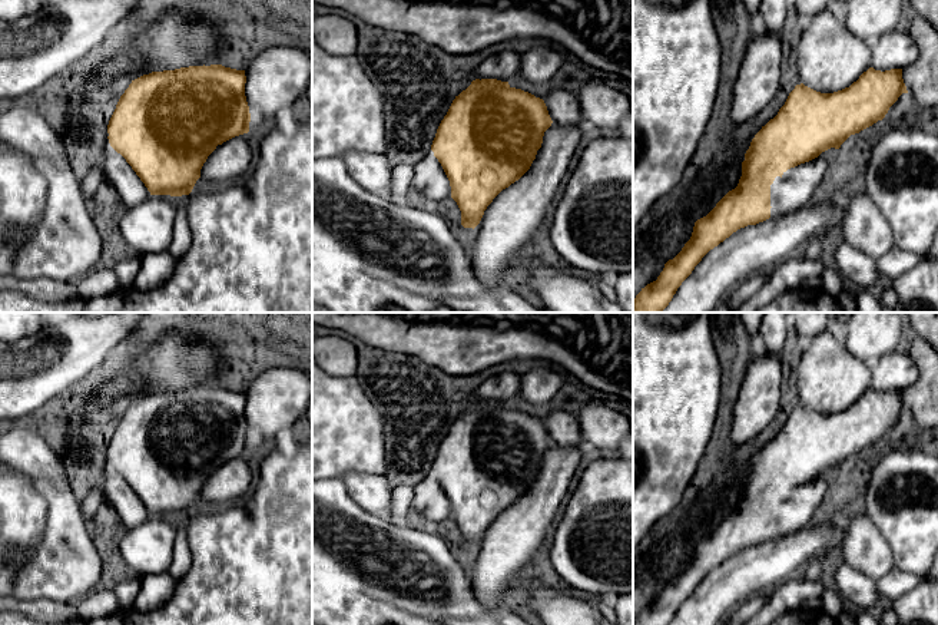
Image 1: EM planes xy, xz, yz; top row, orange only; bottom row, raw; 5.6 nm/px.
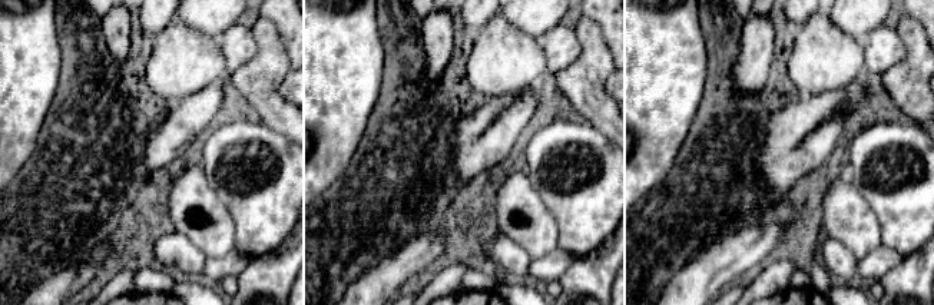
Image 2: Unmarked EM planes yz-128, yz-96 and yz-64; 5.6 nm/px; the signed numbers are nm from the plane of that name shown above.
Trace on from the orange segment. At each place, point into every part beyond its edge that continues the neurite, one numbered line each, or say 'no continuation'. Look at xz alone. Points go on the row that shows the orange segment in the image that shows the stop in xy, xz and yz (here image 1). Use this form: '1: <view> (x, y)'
1: xz (430, 179)

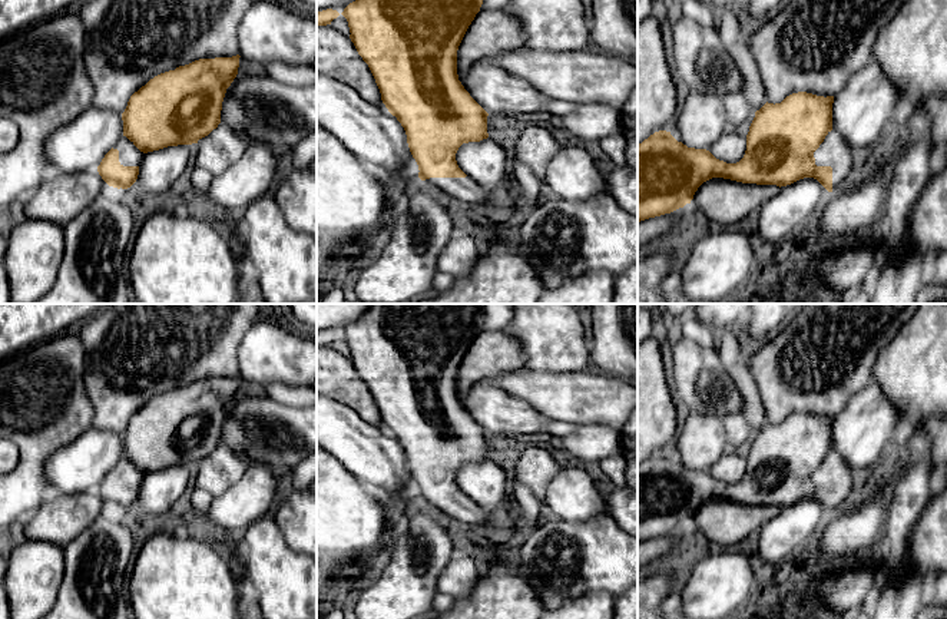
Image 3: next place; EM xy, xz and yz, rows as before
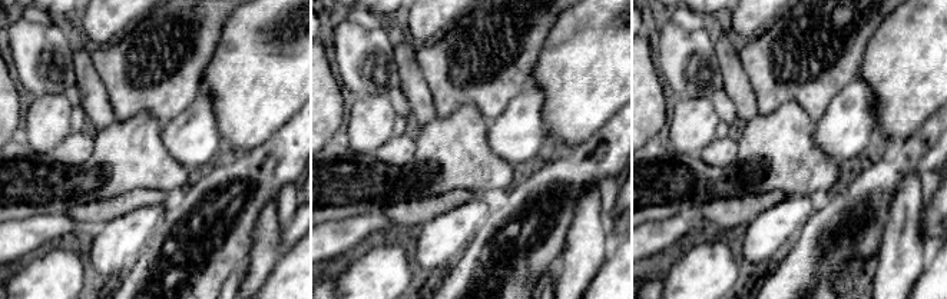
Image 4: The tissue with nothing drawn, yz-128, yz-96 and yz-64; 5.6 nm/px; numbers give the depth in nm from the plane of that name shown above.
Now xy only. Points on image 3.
1: xy (129, 155)

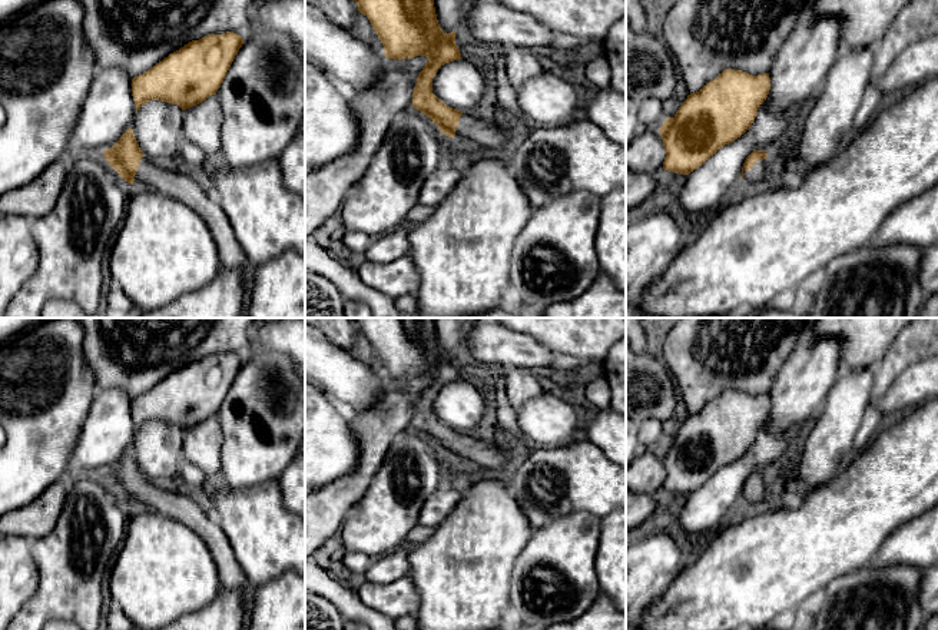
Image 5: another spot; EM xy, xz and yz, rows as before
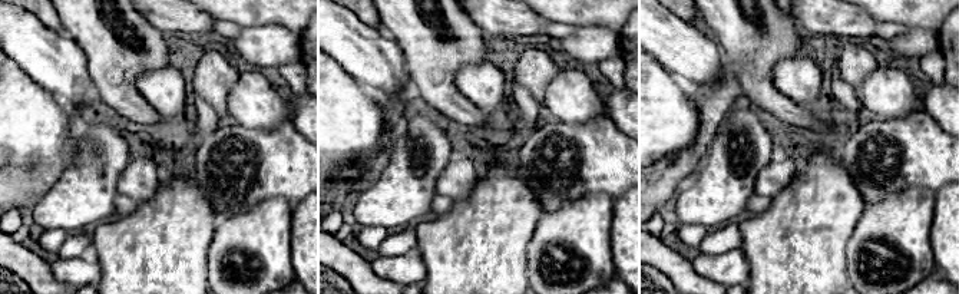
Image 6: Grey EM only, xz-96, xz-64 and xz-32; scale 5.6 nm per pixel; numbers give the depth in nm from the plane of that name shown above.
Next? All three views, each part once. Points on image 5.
1: yz (759, 175)

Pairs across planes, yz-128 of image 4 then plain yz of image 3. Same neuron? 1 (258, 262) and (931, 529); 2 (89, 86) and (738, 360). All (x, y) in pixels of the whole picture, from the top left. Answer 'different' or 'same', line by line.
1: different
2: same

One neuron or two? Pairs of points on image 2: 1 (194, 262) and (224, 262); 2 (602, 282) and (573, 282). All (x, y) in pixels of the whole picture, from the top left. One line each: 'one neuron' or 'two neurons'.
1: two neurons
2: one neuron

